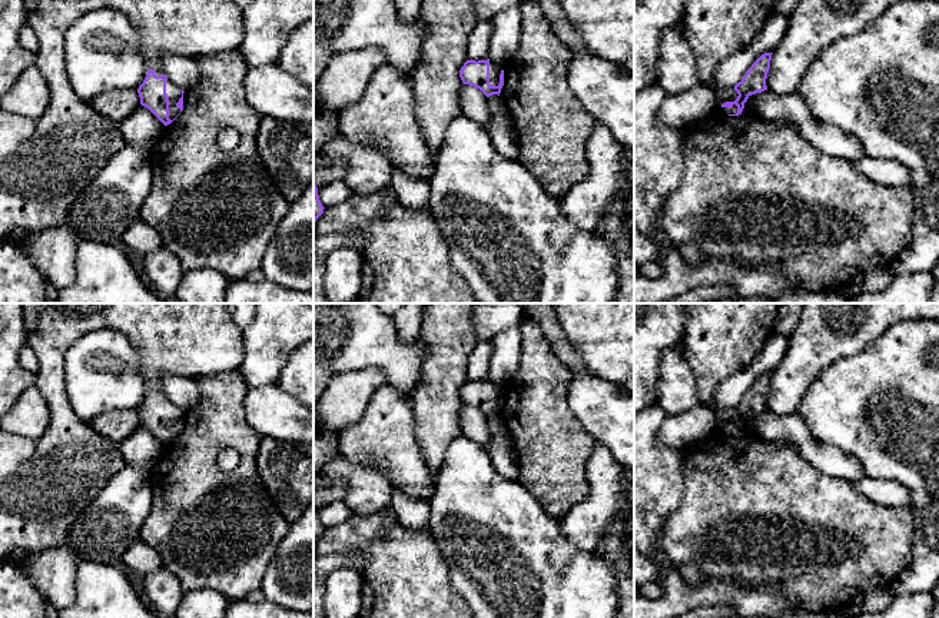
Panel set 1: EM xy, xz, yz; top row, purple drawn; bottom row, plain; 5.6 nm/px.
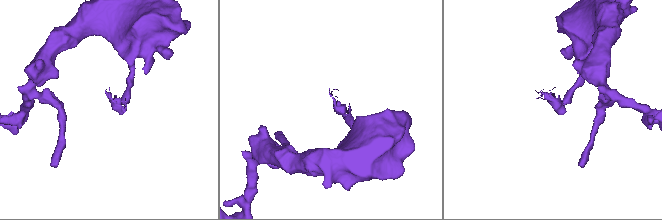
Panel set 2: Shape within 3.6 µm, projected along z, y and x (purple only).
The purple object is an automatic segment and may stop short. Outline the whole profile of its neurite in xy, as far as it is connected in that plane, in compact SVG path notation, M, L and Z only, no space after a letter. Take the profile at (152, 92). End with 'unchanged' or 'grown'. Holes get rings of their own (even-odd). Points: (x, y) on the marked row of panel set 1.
M24 0L27 24L39 39L34 66L50 89L46 112L39 119L0 112L0 243L7 242L14 230L40 232L66 225L70 206L84 187L106 166L107 160L126 143L117 124L94 110L90 100L79 97L64 67L64 34L83 14L92 10L112 9L125 14L137 29L146 53L147 74L139 86L140 104L147 107L165 126L183 110L183 90L166 76L169 54L192 59L239 49L245 33L242 9L233 0Z | grown

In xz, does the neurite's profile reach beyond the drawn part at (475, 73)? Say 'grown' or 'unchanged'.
grown

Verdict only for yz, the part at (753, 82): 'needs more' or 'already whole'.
needs more

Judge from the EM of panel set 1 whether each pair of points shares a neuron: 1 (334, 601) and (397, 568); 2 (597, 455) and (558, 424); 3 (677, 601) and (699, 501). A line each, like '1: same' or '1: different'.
1: different
2: different
3: different

